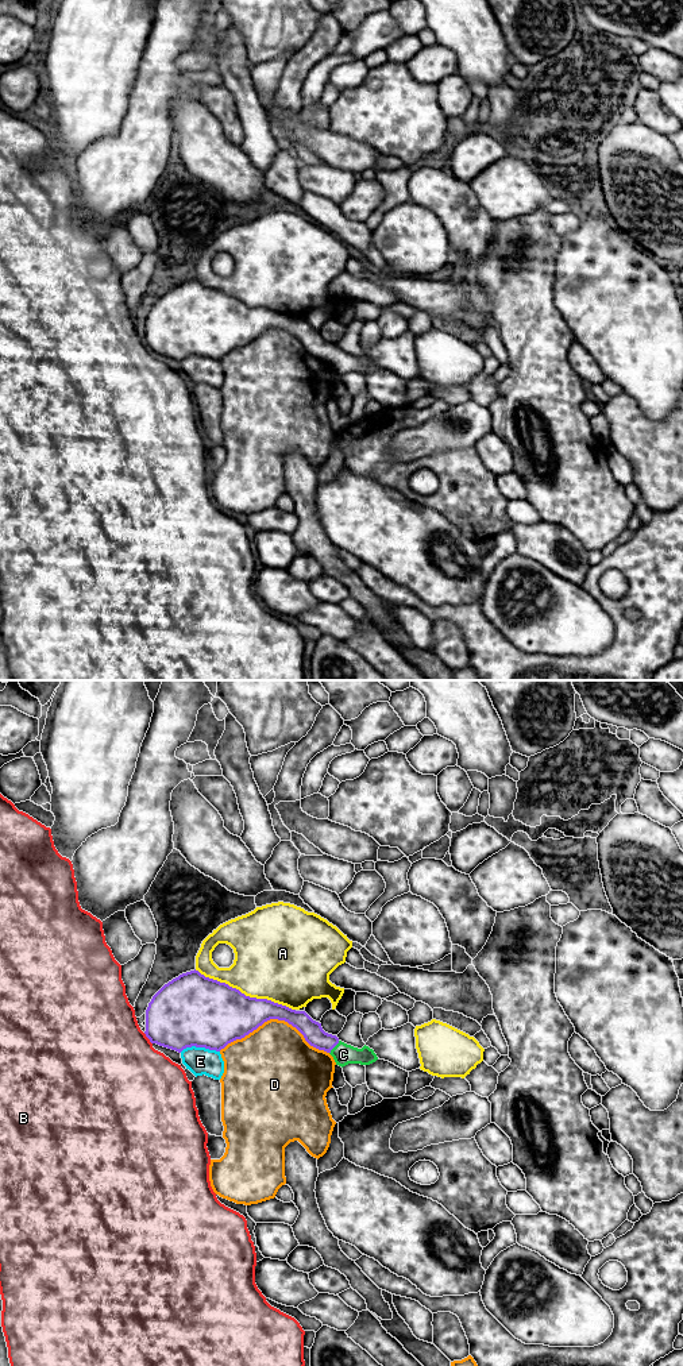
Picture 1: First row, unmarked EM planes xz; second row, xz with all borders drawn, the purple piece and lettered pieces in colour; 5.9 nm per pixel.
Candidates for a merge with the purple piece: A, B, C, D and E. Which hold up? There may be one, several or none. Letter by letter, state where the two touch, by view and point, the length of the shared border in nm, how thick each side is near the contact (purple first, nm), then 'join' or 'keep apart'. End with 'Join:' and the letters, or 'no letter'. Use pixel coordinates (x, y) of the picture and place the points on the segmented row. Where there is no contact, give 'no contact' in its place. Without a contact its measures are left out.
A: contact xz (243, 994); length 650 nm; calibres 400 and 440 nm; keep apart
B: contact xz (147, 1037); length 90 nm; calibres 400 and 500 nm; keep apart
C: contact xz (334, 1046); length 100 nm; calibres 120 and 130 nm; join
D: contact xz (274, 1018); length 650 nm; calibres 280 and 440 nm; keep apart
E: contact xz (199, 1046); length 240 nm; calibres 440 and 160 nm; keep apart
Join: C

